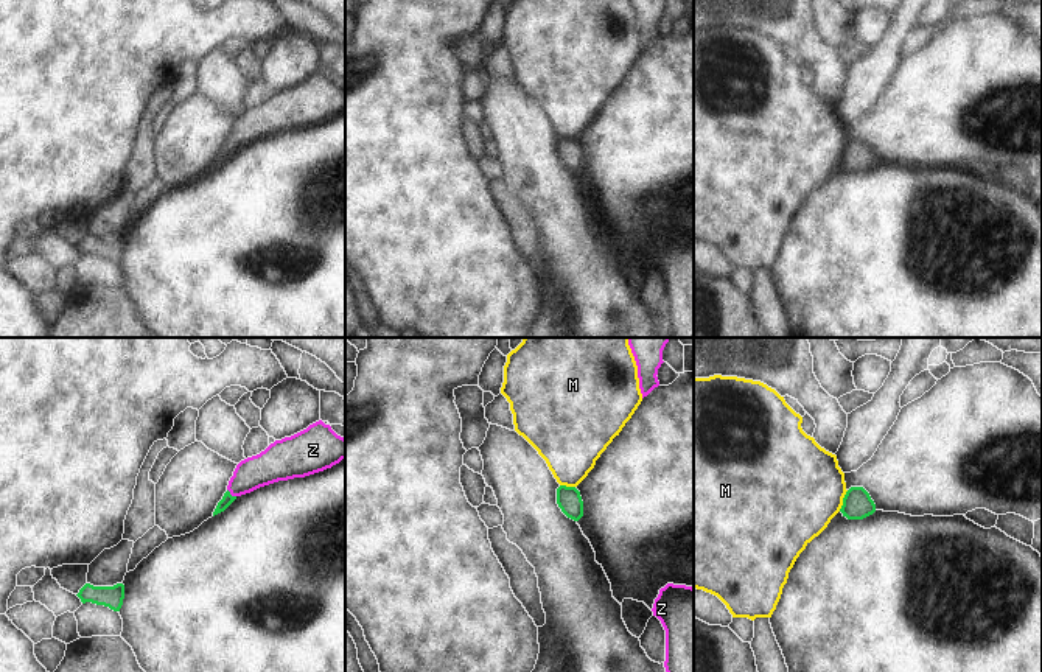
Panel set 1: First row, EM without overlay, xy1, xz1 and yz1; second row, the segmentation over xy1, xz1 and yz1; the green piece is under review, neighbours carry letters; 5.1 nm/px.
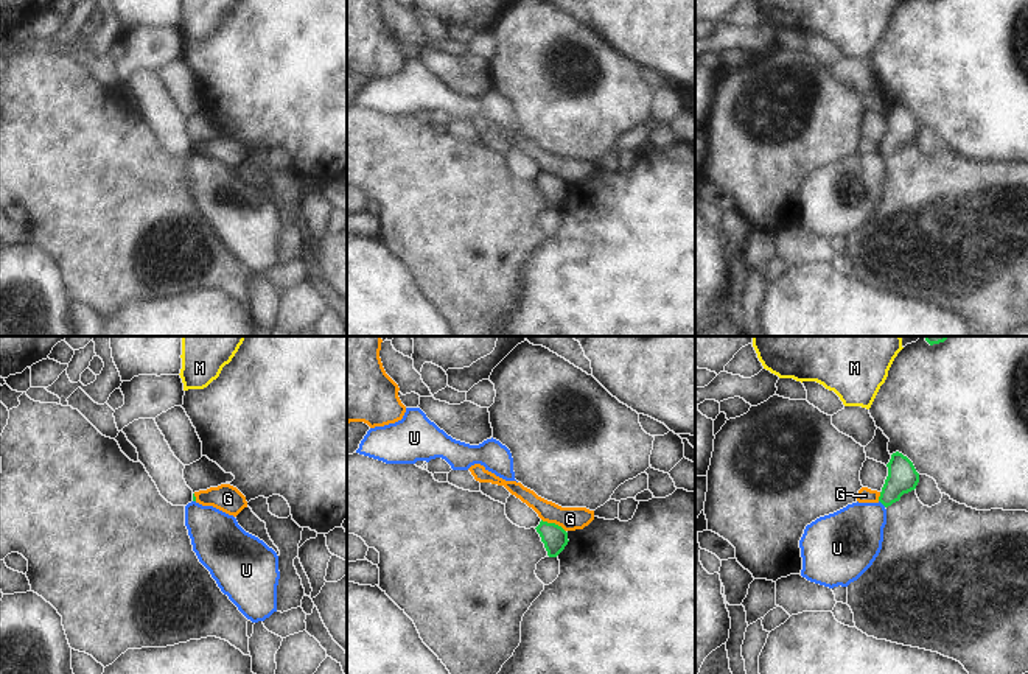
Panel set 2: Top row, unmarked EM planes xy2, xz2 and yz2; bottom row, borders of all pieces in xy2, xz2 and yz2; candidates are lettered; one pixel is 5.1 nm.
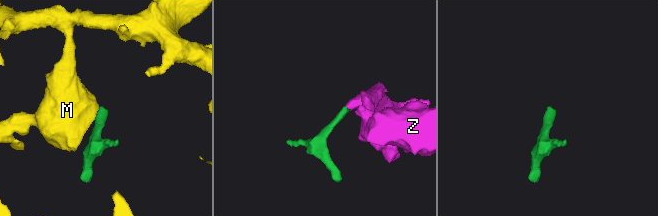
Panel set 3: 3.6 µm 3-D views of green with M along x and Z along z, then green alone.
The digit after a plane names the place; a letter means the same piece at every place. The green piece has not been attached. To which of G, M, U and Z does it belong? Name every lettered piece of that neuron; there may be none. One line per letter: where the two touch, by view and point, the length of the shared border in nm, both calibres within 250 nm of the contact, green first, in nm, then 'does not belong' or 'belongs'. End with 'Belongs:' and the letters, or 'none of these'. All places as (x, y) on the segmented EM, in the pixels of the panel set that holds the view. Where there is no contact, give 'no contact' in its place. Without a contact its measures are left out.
G: xz2 (554, 523) | 140 nm | 130/120 nm | does not belong
M: yz1 (843, 501) | 120 nm | 160/480 nm | does not belong
U: yz2 (882, 503) | 50 nm | 160/320 nm | does not belong
Z: xy1 (229, 493) | 60 nm | 60/170 nm | belongs
Belongs: Z

